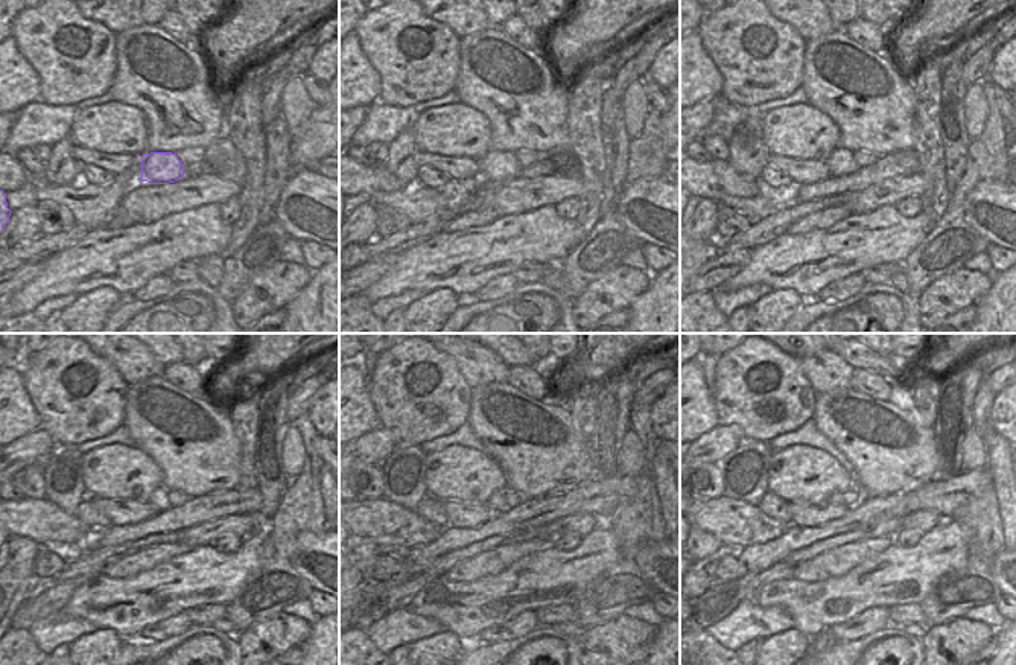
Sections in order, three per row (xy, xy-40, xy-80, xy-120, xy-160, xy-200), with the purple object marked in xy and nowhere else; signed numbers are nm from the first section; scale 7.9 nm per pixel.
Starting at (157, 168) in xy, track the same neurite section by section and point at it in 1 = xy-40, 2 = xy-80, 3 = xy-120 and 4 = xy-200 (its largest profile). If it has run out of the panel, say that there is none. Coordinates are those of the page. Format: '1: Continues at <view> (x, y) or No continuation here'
1: Continues at xy-40 (498, 168)
2: Continues at xy-80 (841, 163)
3: Continues at xy-120 (158, 498)
4: Continues at xy-200 (835, 499).

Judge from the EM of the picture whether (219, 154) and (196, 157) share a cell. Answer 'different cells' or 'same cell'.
different cells

